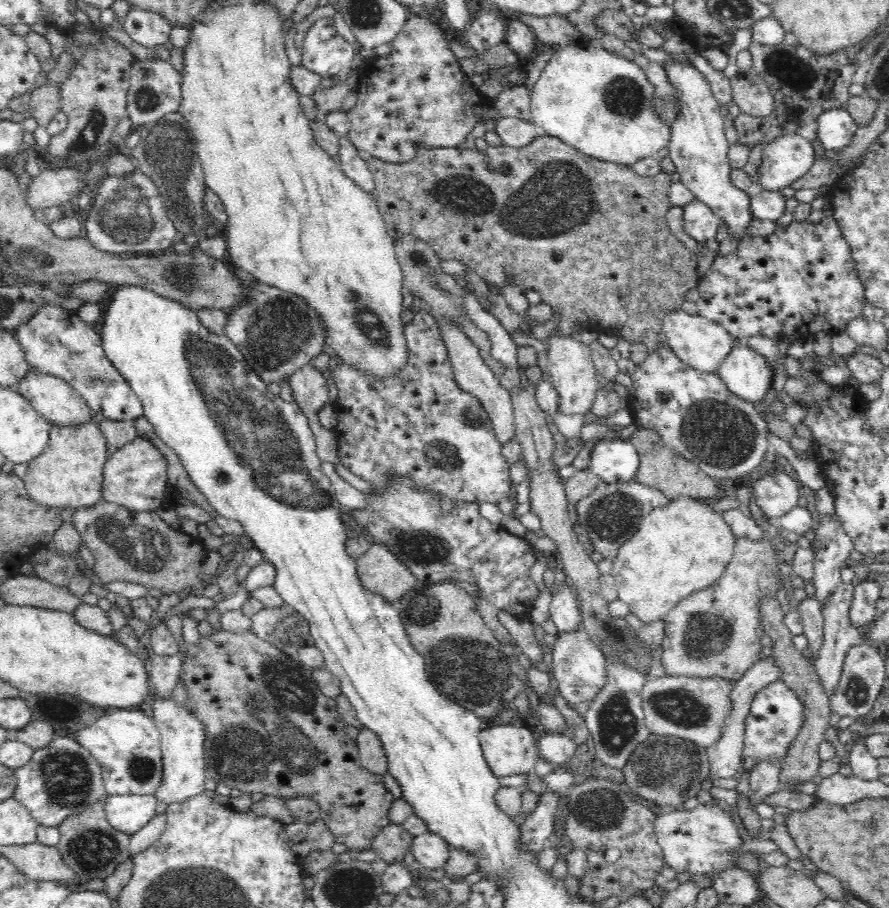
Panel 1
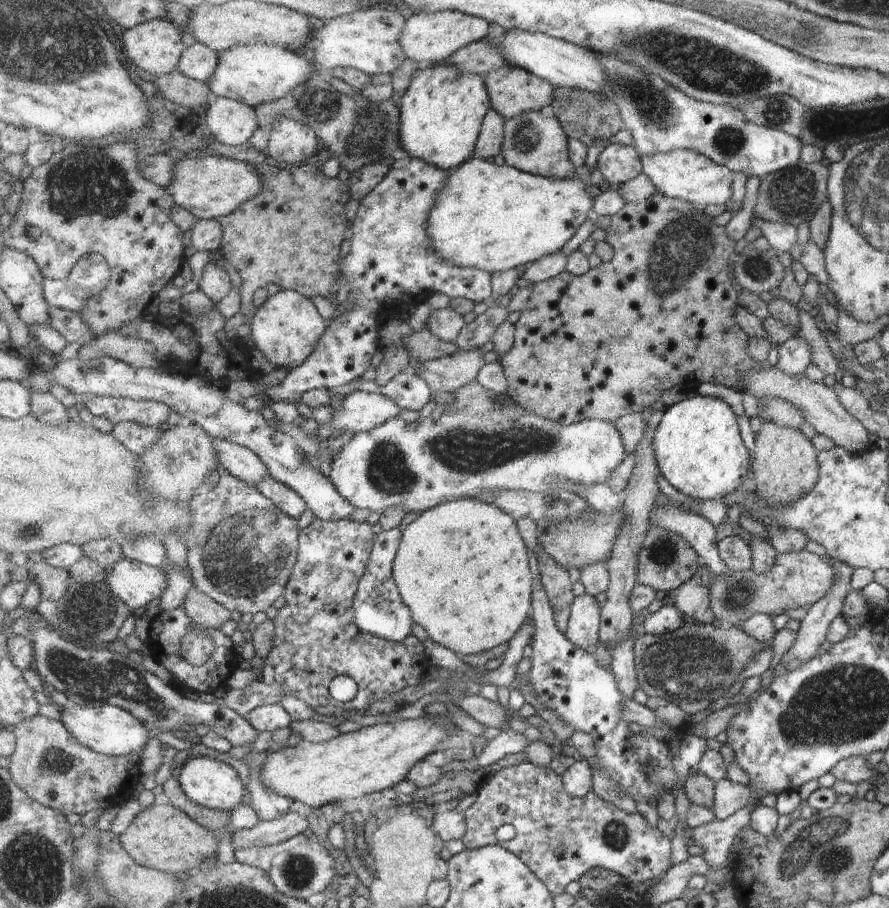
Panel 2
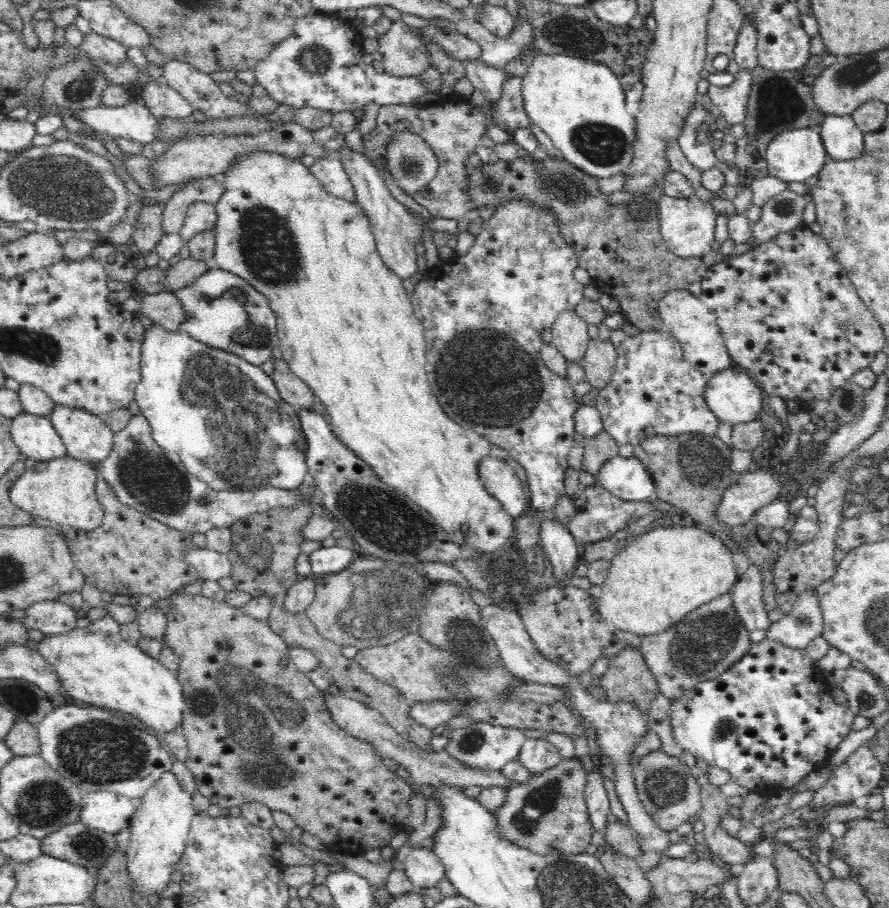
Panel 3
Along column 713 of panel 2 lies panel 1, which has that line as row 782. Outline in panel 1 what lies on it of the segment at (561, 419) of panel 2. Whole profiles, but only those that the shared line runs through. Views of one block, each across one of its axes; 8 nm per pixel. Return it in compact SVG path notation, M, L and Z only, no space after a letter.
M225 629L222 632L216 632L212 640L202 640L196 648L190 648L186 656L186 664L184 664L184 678L186 678L186 686L192 698L196 700L196 718L204 723L205 772L208 778L212 778L217 783L224 782L230 789L240 788L244 790L244 793L262 790L266 794L278 794L282 799L295 799L308 795L320 807L321 818L329 827L329 831L333 833L336 842L346 845L348 849L366 851L373 848L376 836L391 823L389 811L395 797L386 789L383 775L372 774L361 766L357 743L353 742L346 733L347 724L340 718L336 700L324 696L313 679L312 671L313 668L304 666L297 658L268 644L268 641L262 640L251 630L233 632L231 629Z

